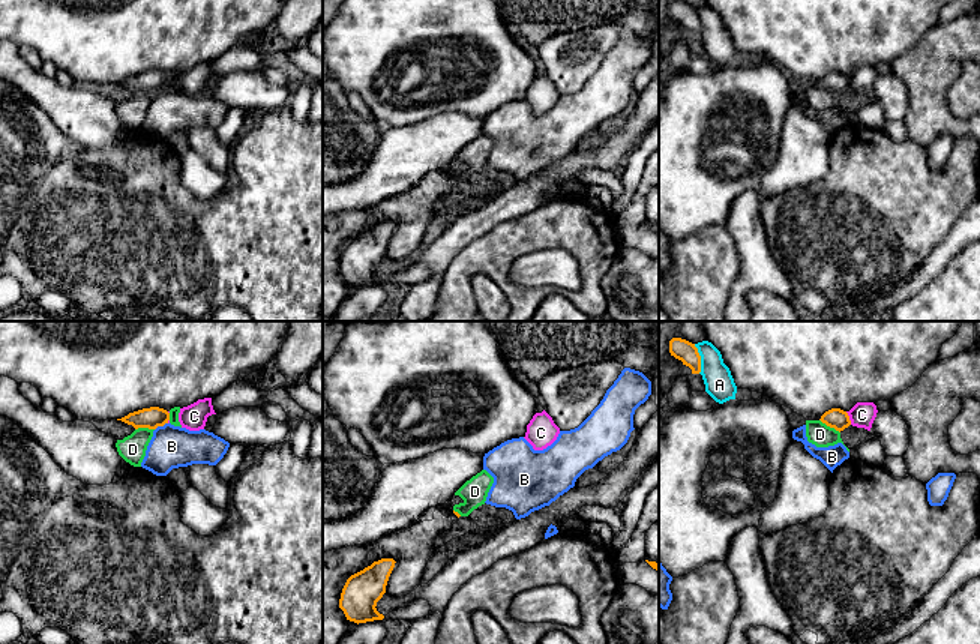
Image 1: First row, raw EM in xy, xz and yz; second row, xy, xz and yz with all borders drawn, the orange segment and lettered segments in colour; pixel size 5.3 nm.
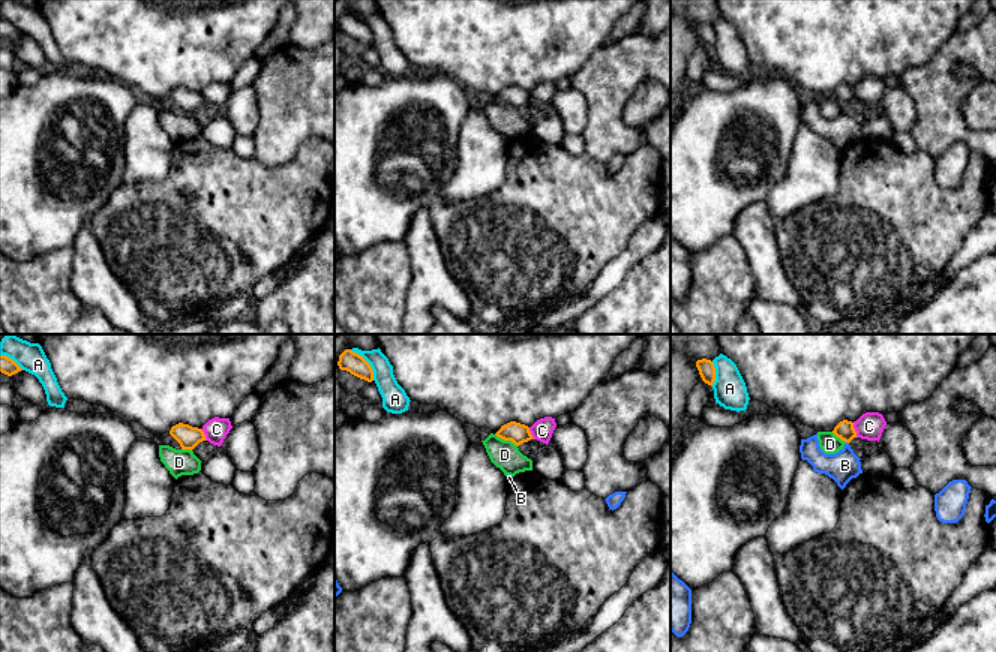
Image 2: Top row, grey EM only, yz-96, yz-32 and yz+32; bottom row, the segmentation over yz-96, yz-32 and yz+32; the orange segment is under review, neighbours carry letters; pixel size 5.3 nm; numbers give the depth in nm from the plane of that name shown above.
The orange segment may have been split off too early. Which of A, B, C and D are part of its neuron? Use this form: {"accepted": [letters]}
{"accepted": ["D"]}

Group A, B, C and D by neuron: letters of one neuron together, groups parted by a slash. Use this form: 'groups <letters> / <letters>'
groups A / B / C / D

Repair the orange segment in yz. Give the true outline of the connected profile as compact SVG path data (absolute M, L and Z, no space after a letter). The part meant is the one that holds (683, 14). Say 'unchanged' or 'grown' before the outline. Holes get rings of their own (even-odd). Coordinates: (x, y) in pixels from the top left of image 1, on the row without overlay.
unchanged; M672 2L669 5L669 17L675 23L681 24L683 29L689 30L692 38L701 36L701 20L695 8L681 2Z

